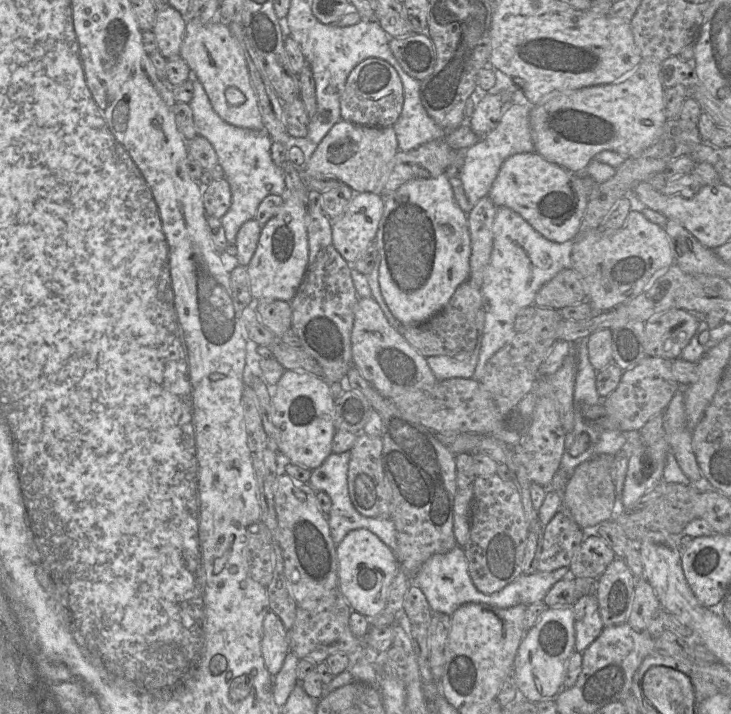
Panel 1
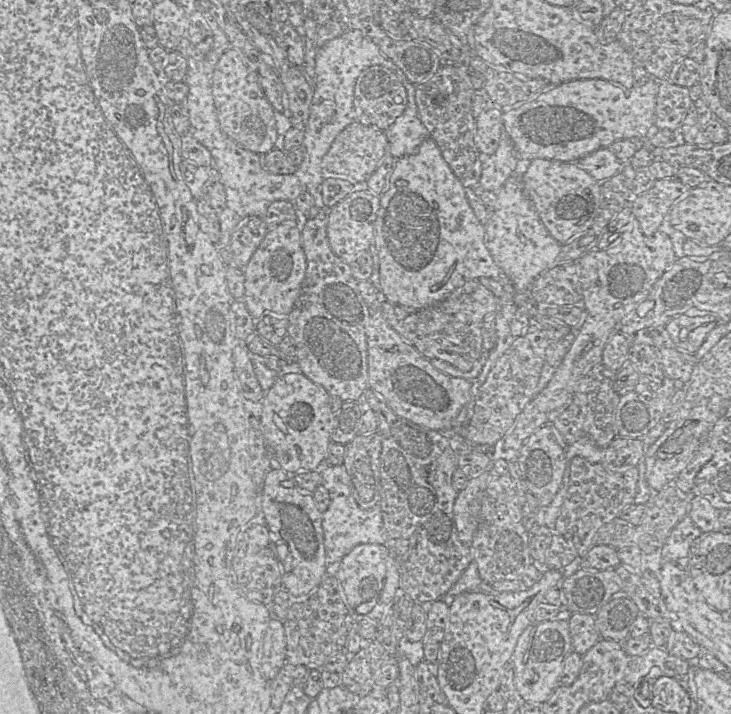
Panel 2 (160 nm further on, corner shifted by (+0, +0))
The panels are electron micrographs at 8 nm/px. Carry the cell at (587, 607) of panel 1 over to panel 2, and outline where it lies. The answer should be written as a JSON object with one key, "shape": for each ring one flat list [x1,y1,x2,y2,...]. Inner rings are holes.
{"shape":[[572,613,568,623,572,648,581,656,601,639,593,615]]}

